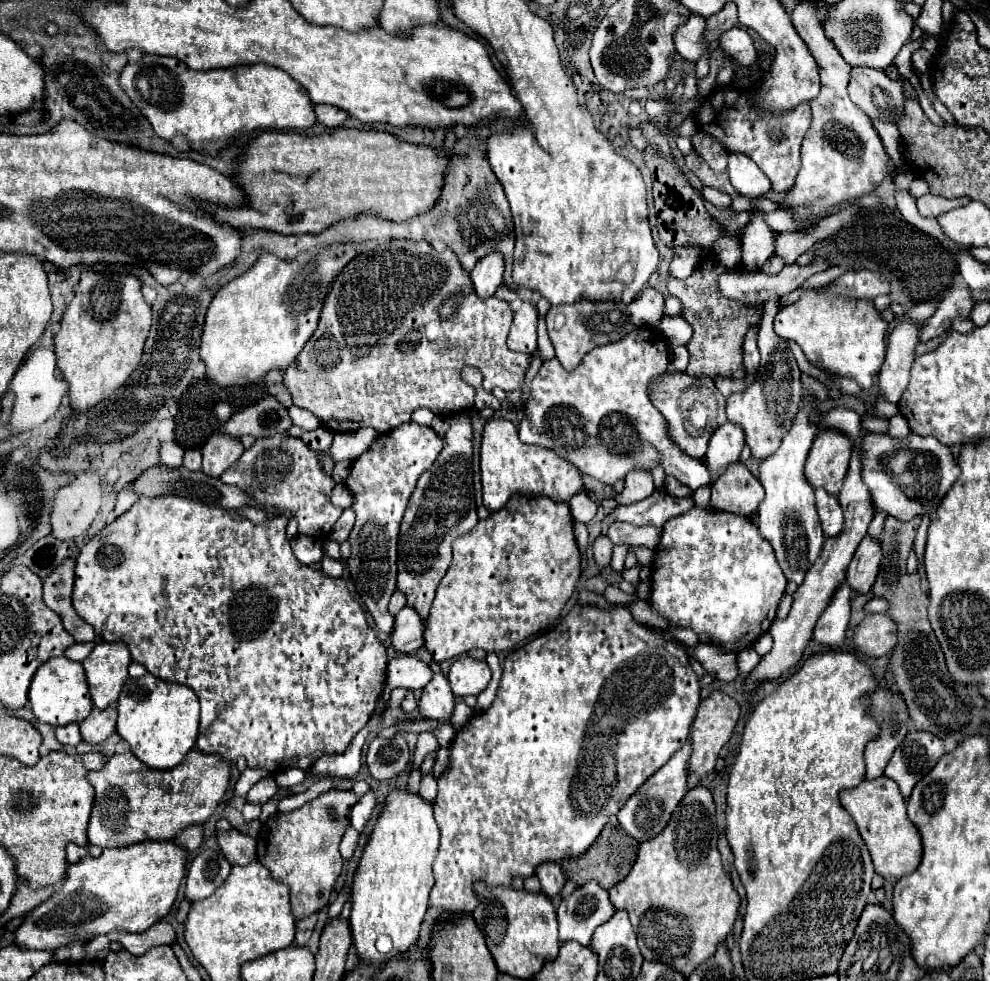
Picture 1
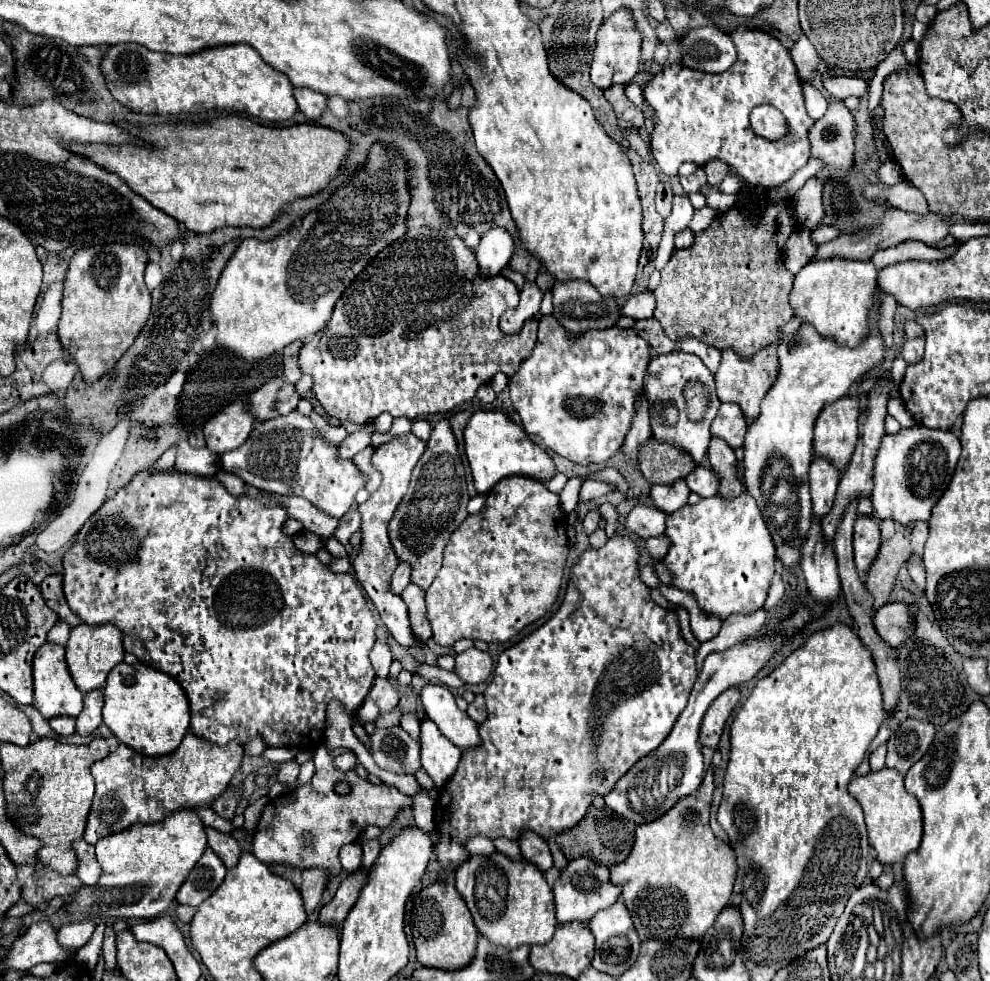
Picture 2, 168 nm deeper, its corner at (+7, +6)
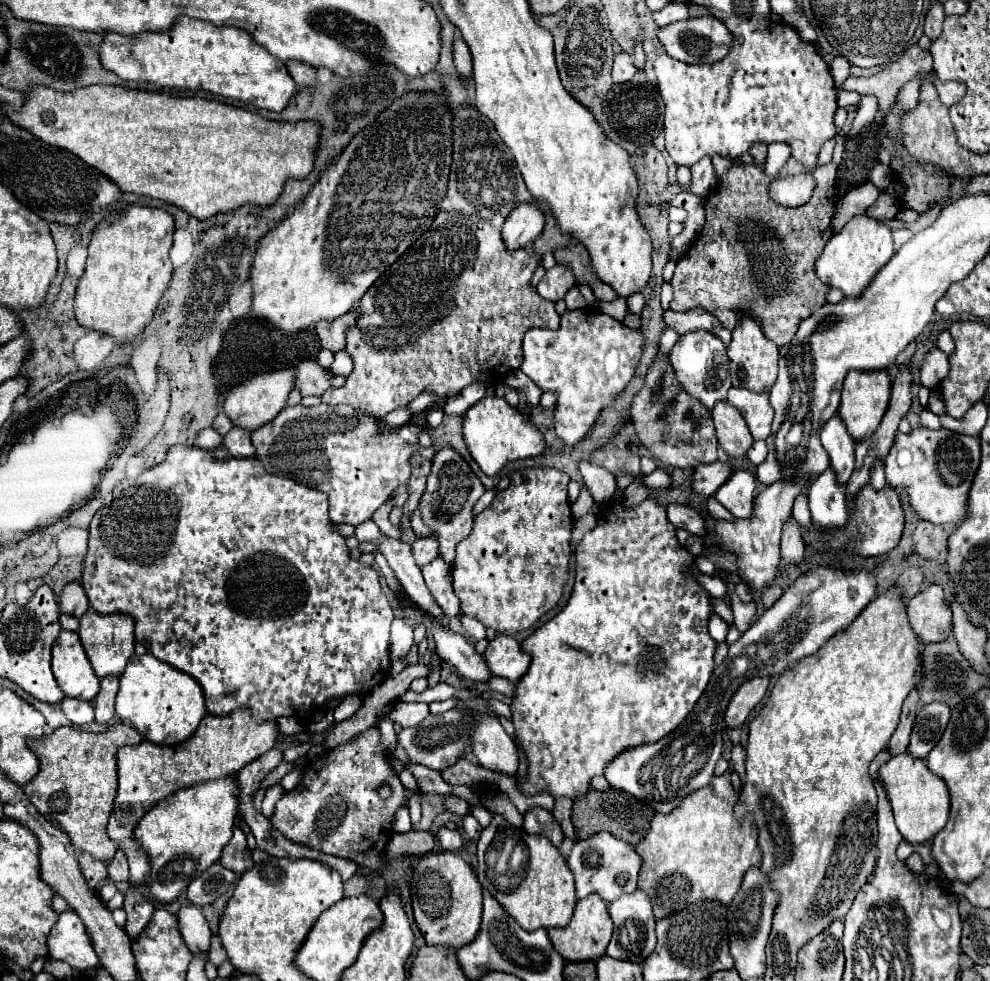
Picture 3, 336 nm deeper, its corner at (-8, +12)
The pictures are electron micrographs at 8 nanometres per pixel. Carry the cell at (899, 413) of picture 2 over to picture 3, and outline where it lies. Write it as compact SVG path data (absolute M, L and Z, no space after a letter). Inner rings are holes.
M922 407L920 413L918 413L918 417L920 417L922 425L928 427L928 429L940 429L940 427L942 427L942 425L940 425L940 419L938 419L928 407Z

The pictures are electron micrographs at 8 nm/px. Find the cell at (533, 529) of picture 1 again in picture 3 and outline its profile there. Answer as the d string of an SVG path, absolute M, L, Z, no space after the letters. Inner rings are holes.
M548 467L520 469L520 471L510 475L510 487L500 491L496 495L496 499L492 501L492 505L476 515L476 523L474 523L472 533L458 543L456 563L452 567L452 587L454 587L456 597L460 599L462 615L474 617L480 623L484 623L484 627L492 627L498 633L516 635L516 633L520 633L524 629L530 629L544 613L548 613L550 609L554 609L558 605L558 601L562 599L562 593L564 593L564 585L568 581L568 565L570 565L570 553L572 553L572 511L570 511L570 501L568 501L568 495L566 495L568 481L570 481L570 477L566 473L562 473L562 471L558 471L558 469L548 469Z

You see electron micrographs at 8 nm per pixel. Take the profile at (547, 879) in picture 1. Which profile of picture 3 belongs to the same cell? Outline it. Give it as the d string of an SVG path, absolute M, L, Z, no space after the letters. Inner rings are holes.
M534 807L524 813L524 831L530 835L544 835L554 847L560 847L564 841L562 829L554 815L542 807Z

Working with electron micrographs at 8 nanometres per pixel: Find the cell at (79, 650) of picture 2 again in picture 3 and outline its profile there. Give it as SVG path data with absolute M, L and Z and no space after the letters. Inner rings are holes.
M88 609L80 617L80 629L78 629L80 641L84 645L84 651L90 659L90 665L94 667L94 673L98 679L106 675L120 675L128 663L128 659L134 655L134 621L130 615L124 613L110 613L100 615L92 609Z

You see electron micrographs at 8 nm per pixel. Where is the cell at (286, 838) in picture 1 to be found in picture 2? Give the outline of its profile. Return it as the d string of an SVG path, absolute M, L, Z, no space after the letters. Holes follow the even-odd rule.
M321 745L315 749L313 779L301 787L295 787L291 793L271 799L263 809L259 825L253 833L253 855L267 865L323 865L331 871L331 875L339 875L339 849L347 843L355 843L369 825L389 827L405 807L413 807L413 799L409 795L403 795L397 787L385 783L373 785L369 779L361 779L355 771L337 769L331 753ZM341 779L353 785L349 795L337 795L333 791L333 785Z

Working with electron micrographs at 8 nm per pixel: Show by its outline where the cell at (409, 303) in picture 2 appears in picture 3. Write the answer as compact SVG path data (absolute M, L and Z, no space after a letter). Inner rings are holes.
M438 213L430 229L360 299L358 317L354 327L346 331L344 347L344 351L350 351L354 369L343 387L324 392L322 402L344 403L382 419L424 391L444 401L472 383L502 383L522 363L524 333L534 327L556 329L560 325L554 305L540 299L538 291L530 285L538 263L540 257L528 257L526 249L506 251L500 231L492 229L488 221L474 221L458 213Z

